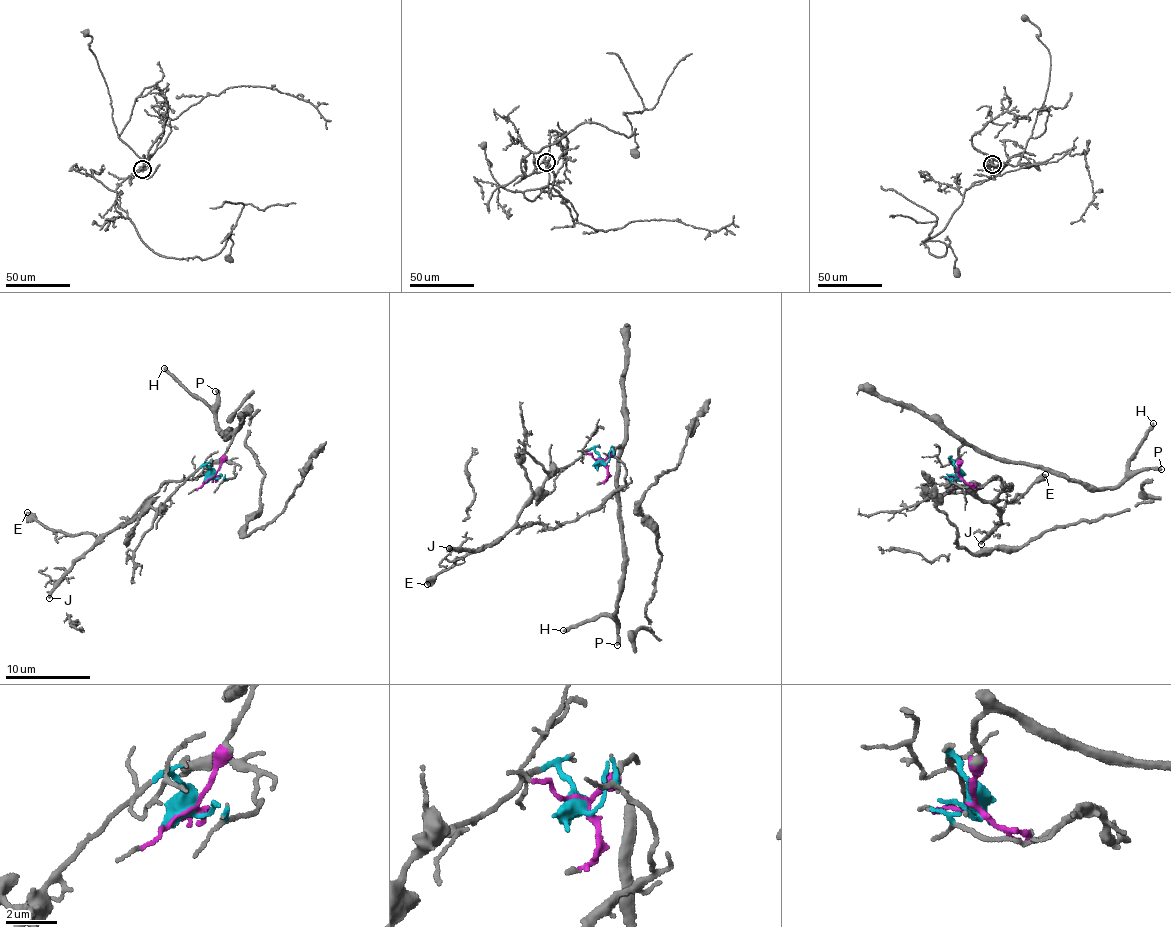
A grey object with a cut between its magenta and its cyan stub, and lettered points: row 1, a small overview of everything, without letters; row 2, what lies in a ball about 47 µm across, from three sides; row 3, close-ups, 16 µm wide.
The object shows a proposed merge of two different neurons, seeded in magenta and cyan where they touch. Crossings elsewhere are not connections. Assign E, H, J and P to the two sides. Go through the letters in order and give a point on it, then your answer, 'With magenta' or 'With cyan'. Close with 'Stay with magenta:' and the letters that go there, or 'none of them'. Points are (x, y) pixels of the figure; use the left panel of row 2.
E: Place: (27, 512). With cyan
H: Place: (164, 368). With magenta
J: Place: (49, 598). With cyan
P: Place: (215, 391). With magenta
Stay with magenta: H, P

